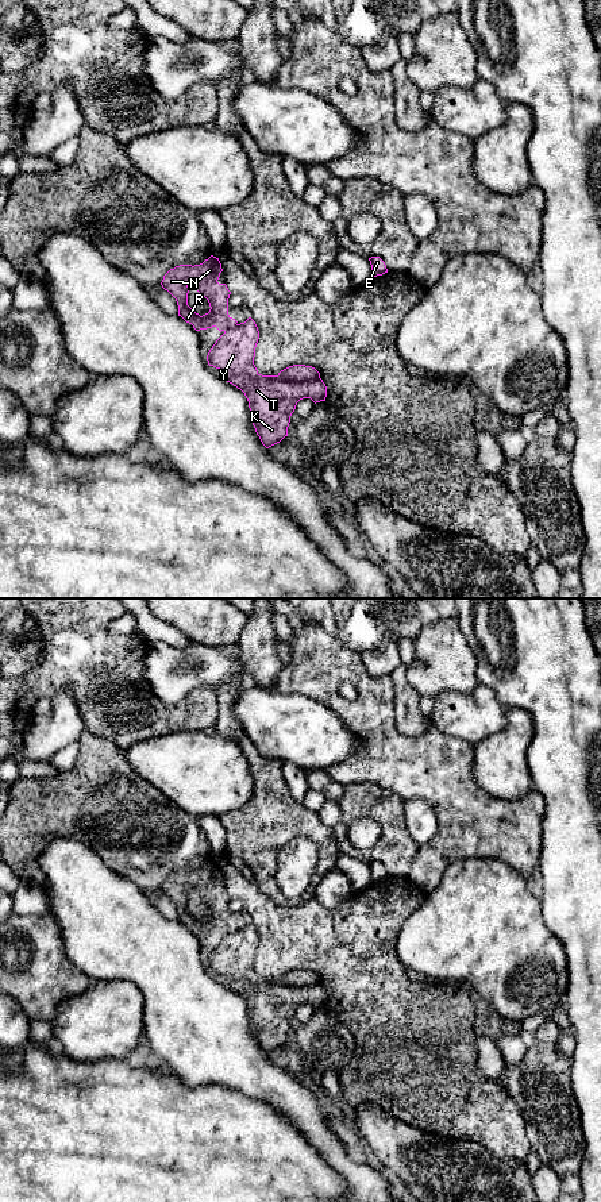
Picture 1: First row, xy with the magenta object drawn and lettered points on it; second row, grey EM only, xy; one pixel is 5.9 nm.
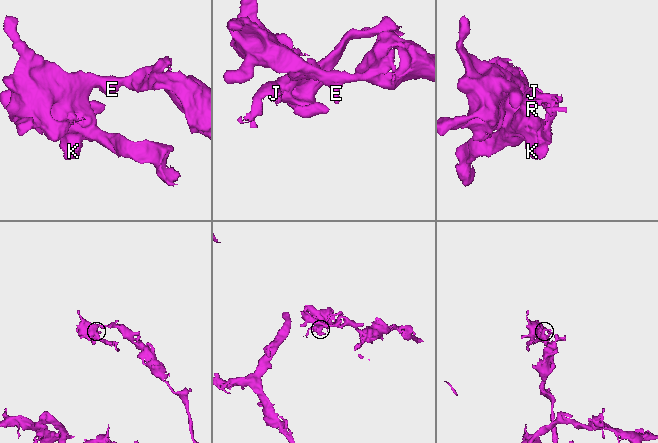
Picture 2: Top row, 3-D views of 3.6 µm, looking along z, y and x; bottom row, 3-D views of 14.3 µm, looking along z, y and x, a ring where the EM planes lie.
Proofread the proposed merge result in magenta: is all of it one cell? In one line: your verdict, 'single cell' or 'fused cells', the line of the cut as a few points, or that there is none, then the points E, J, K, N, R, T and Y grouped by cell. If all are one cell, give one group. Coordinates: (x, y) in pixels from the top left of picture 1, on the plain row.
fused cells | xy (277, 981), (295, 986), (314, 986), (319, 982) | E Y / J K N R T

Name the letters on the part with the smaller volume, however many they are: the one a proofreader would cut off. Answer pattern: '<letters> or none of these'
J, K, N, R, T

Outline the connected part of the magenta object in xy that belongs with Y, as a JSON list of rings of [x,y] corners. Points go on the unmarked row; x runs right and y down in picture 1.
[[[249,922],[244,928],[227,935],[212,951],[207,960],[209,971],[236,981],[254,982],[258,975],[254,970],[255,952],[259,936]]]

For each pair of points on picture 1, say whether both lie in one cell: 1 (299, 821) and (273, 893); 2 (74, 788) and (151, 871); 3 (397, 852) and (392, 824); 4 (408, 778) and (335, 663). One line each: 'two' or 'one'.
1: one
2: one
3: one
4: one

